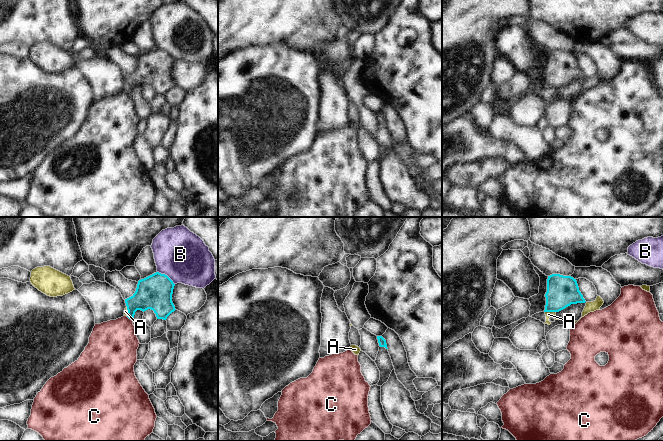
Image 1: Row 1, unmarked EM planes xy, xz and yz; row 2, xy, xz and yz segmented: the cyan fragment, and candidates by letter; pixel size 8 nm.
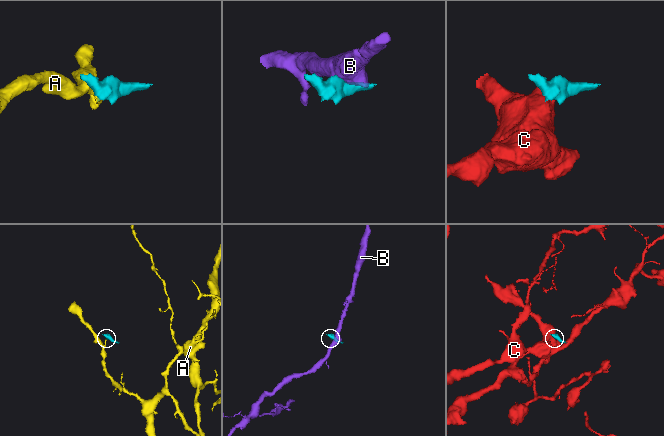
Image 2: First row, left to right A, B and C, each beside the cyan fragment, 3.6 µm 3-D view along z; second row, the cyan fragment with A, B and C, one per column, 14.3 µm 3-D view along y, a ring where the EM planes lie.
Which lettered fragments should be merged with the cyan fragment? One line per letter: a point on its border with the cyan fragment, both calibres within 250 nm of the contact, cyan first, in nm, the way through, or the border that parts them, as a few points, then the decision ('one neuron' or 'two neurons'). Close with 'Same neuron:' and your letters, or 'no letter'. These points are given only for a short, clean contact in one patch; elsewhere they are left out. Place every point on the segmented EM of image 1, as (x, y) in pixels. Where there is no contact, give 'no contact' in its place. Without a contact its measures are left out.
A: yz (550, 311) | 260/50 nm | along yz (545, 311), (555, 312) | two neurons
B: xy (166, 275) | 280/400 nm | two neurons
C: xy (129, 318) | 240/380 nm | along xy (126, 316), (131, 320) | two neurons
Same neuron: no letter

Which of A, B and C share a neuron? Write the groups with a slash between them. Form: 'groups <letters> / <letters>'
groups A / B / C

